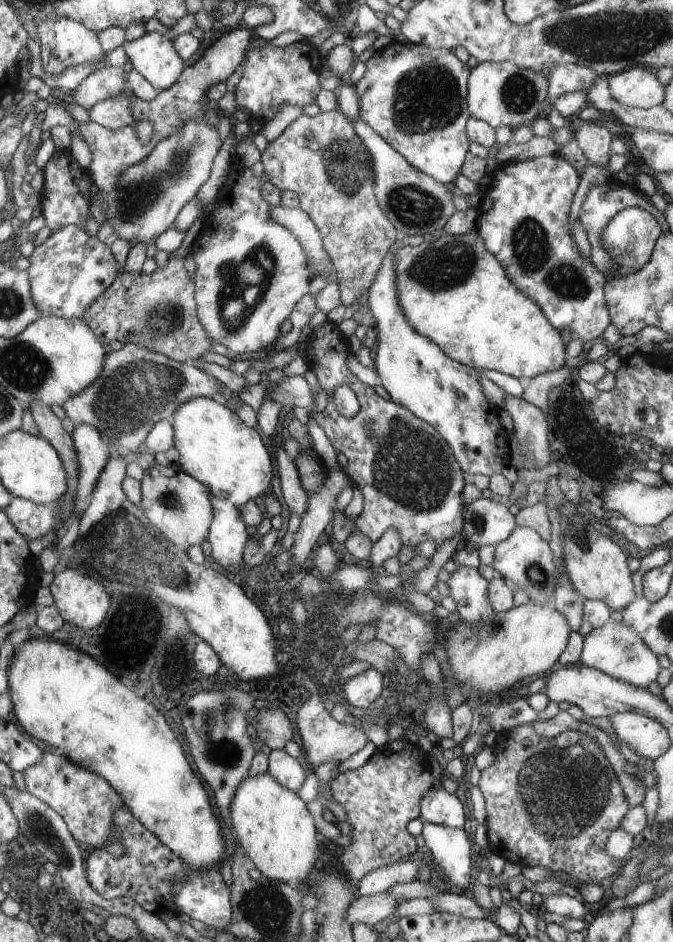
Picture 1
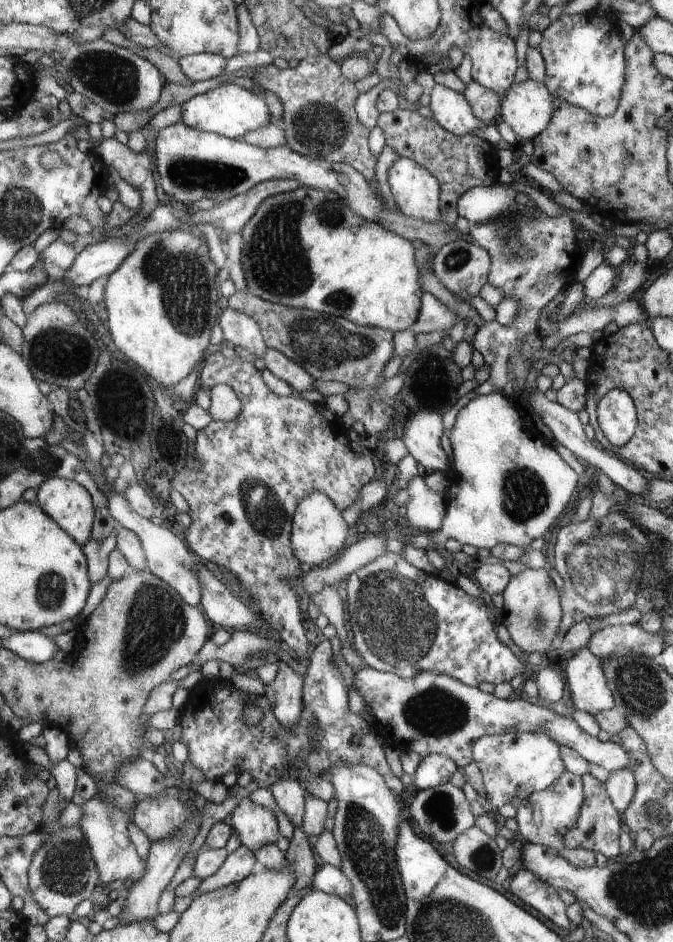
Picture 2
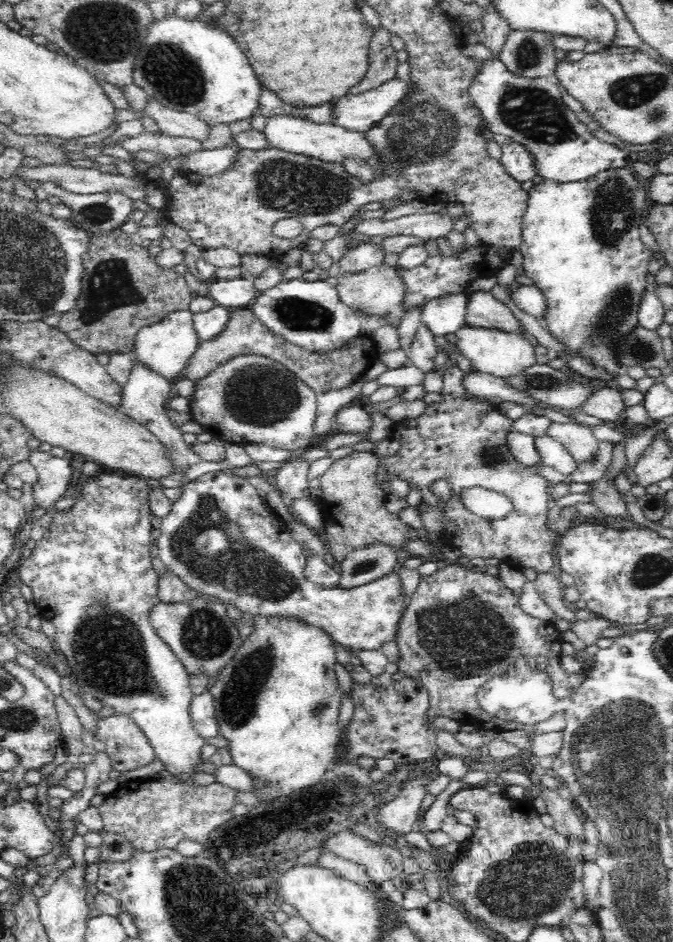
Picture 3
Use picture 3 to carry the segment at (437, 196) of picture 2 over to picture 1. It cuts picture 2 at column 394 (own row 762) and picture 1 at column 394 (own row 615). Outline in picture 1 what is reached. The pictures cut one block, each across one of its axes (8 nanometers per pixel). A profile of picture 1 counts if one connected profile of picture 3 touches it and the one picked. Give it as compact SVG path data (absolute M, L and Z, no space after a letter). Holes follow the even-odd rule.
M392 39L388 46L380 50L371 50L371 52L366 55L365 64L366 71L363 77L356 84L353 84L354 90L356 90L360 100L360 118L362 118L366 124L370 125L370 128L373 128L374 132L377 132L386 141L389 141L411 165L414 165L414 168L420 169L428 176L434 177L434 180L441 181L442 184L452 183L453 180L457 178L458 174L460 174L462 164L465 164L466 155L468 155L468 144L470 144L470 140L468 140L468 136L466 136L466 123L468 122L469 109L469 106L466 106L466 83L469 82L470 72L472 71L469 65L461 62L449 50L404 44L404 42L397 42L395 39Z

